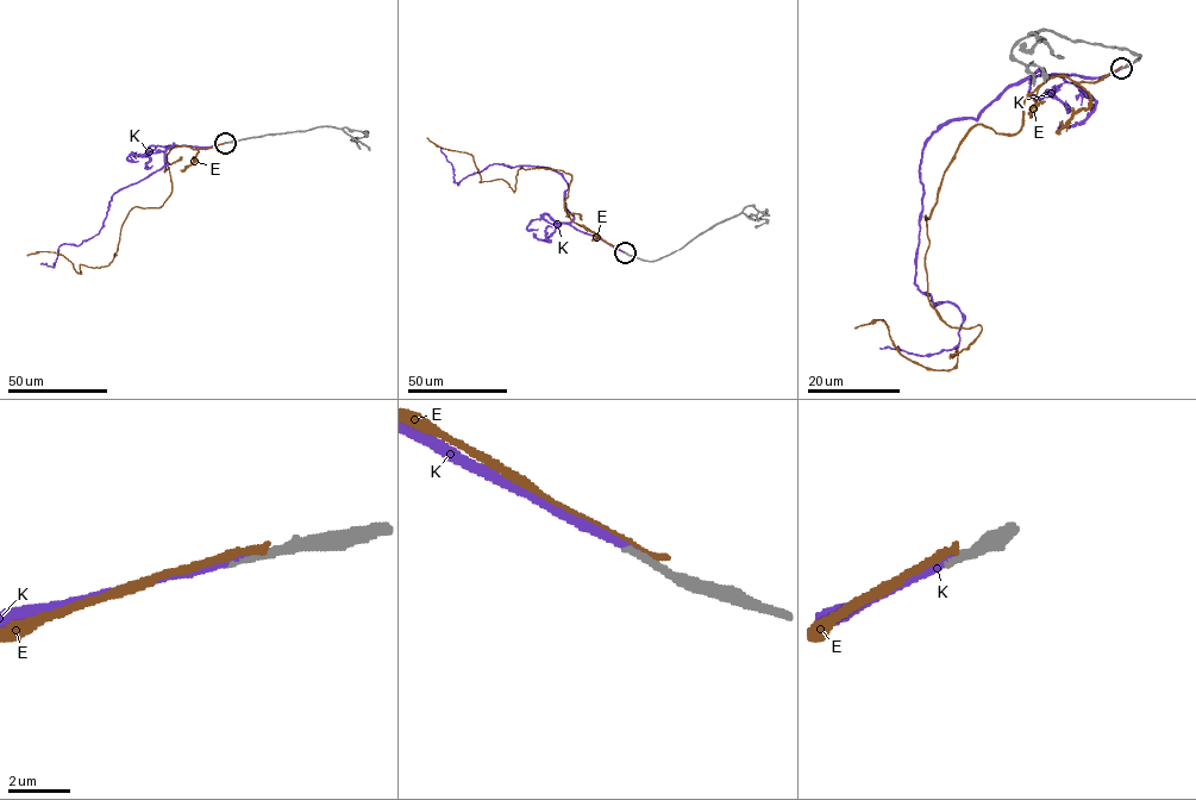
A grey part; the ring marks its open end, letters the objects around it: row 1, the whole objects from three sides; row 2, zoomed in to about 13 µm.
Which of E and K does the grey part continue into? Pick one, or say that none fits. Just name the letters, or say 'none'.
K

